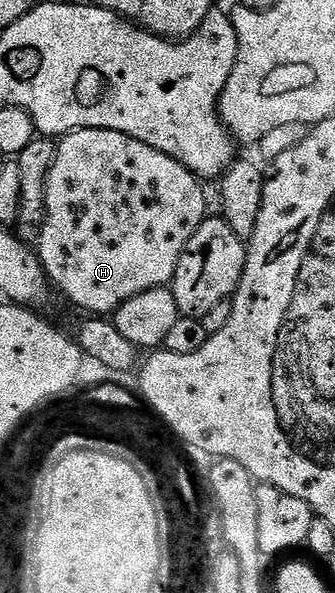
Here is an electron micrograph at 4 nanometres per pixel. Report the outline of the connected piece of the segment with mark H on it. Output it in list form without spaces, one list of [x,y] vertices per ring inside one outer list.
[[[75,129],[57,142],[56,159],[52,163],[52,171],[48,175],[46,188],[46,222],[36,242],[36,252],[42,261],[49,284],[54,285],[74,305],[79,305],[86,315],[113,315],[128,299],[140,295],[149,289],[161,289],[169,286],[174,280],[176,263],[180,263],[180,255],[184,247],[188,247],[188,239],[196,235],[196,227],[205,221],[206,190],[203,182],[195,177],[188,167],[181,165],[176,159],[164,155],[164,151],[156,151],[148,147],[148,143],[140,143],[140,139],[132,139],[120,131],[111,129]]]

